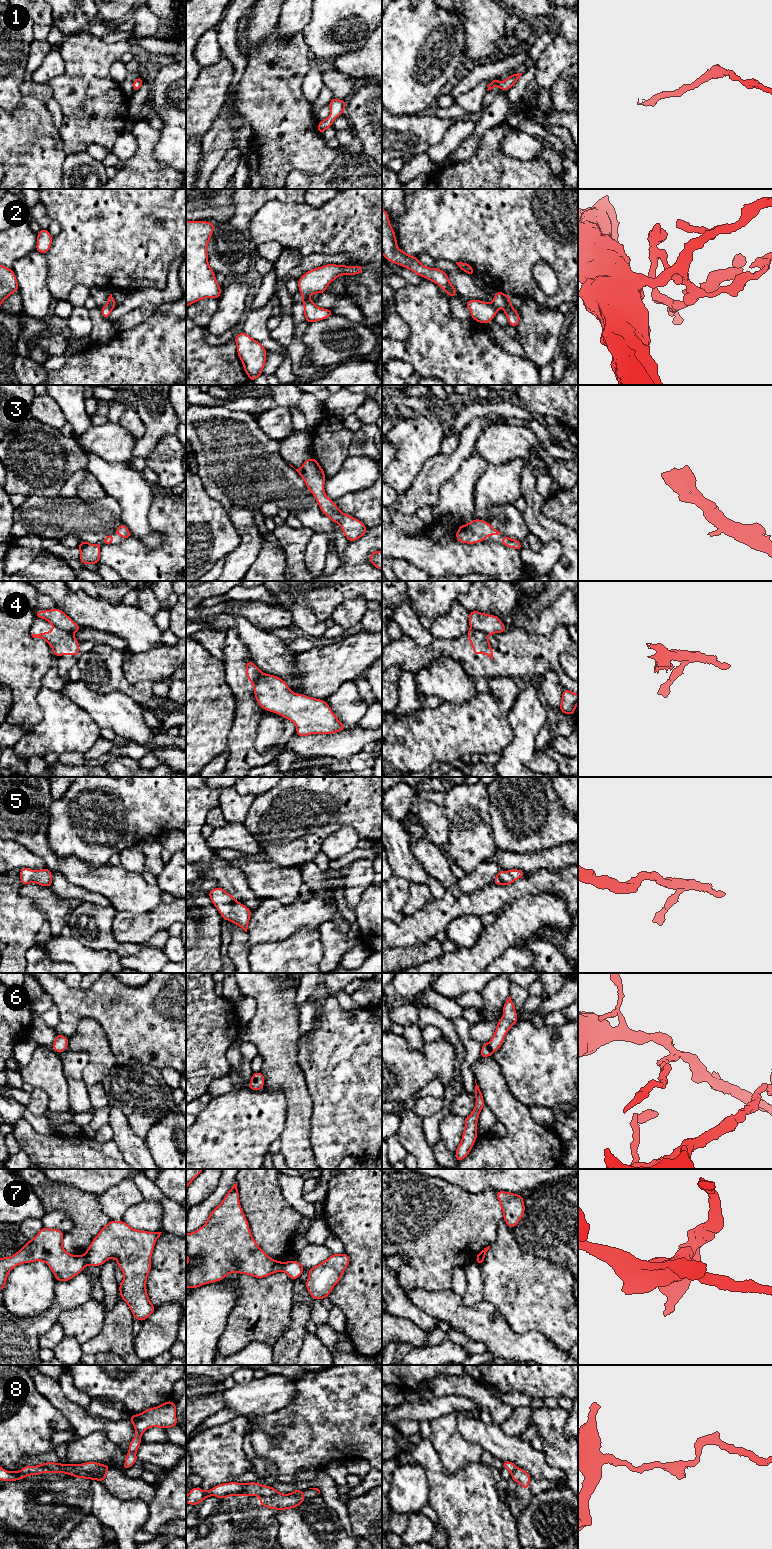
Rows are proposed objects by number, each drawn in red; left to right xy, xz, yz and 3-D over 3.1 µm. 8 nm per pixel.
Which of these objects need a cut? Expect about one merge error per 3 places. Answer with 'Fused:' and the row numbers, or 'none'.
Fused: 2, 4, 7, 8

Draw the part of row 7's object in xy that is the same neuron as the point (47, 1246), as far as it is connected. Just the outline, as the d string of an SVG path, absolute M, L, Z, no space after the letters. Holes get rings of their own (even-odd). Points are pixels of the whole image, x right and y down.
M43 1227L18 1252L0 1258L0 1290L5 1288L9 1272L16 1266L36 1261L45 1262L57 1281L65 1282L77 1276L86 1266L85 1255L72 1255L63 1248L64 1232Z

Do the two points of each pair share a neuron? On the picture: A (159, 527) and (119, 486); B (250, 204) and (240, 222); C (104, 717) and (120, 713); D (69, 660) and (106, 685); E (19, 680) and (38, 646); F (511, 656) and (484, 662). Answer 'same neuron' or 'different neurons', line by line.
A: different neurons
B: same neuron
C: same neuron
D: different neurons
E: same neuron
F: same neuron

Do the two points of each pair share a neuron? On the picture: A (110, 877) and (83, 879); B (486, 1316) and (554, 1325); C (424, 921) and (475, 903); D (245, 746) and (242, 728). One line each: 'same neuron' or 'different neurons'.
A: same neuron
B: different neurons
C: same neuron
D: same neuron

